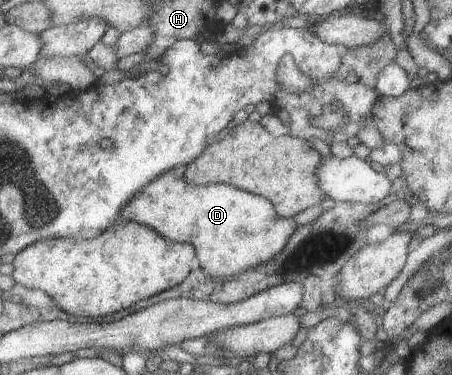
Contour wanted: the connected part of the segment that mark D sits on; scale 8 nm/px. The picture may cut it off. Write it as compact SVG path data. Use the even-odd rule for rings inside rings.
M175 171L157 177L125 205L121 216L147 225L173 242L195 246L197 264L215 279L237 277L273 261L277 253L285 251L299 227L294 218L280 217L276 206L265 197L223 183L191 185Z

